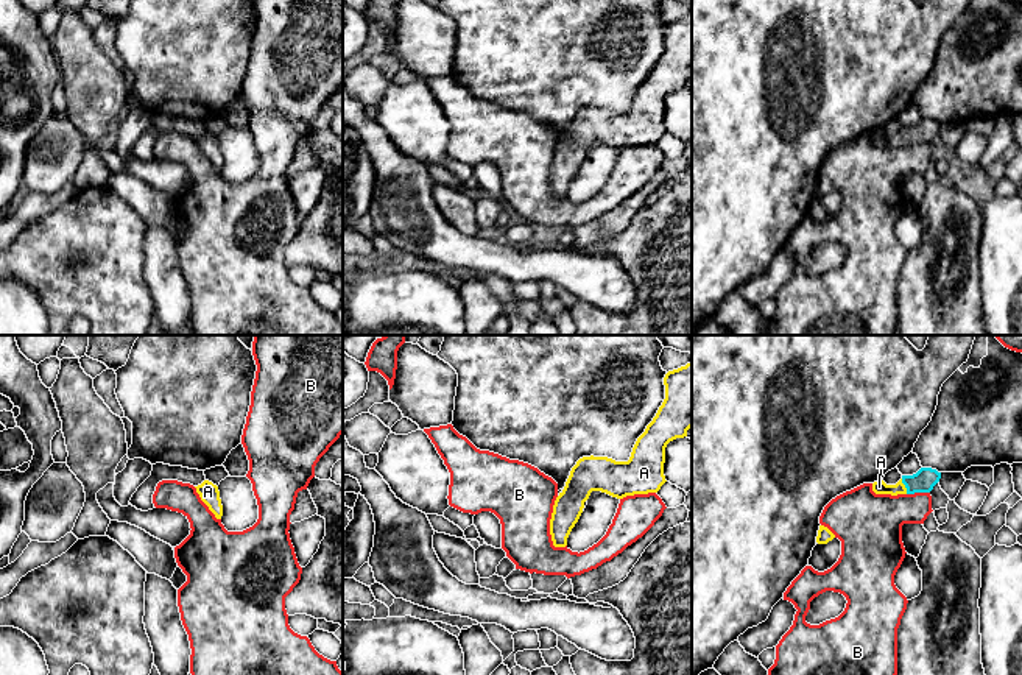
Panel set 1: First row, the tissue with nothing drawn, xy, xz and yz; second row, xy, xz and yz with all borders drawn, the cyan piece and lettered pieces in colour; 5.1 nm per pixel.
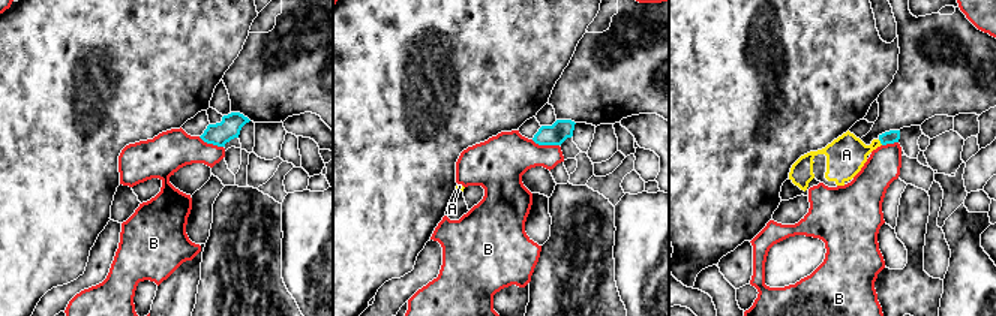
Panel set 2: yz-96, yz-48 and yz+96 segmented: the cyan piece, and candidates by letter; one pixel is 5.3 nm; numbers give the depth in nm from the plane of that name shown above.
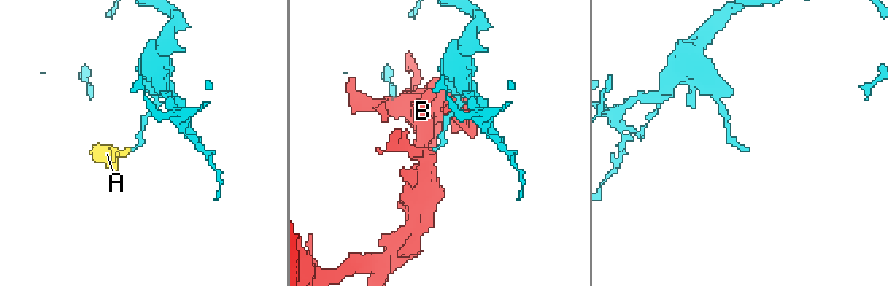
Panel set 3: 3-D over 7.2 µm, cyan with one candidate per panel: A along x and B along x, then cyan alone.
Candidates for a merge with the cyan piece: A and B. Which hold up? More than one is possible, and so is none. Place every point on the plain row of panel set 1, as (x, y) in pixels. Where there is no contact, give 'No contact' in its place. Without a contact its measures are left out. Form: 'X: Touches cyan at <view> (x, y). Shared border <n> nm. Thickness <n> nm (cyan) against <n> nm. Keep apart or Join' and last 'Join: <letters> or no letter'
A: Touches cyan at yz (905, 137). Shared border 90 nm. Thickness 120 nm (cyan) against 70 nm. Join
B: Touches cyan at yz (918, 142). Shared border 120 nm. Thickness 120 nm (cyan) against 260 nm. Keep apart
Join: A

